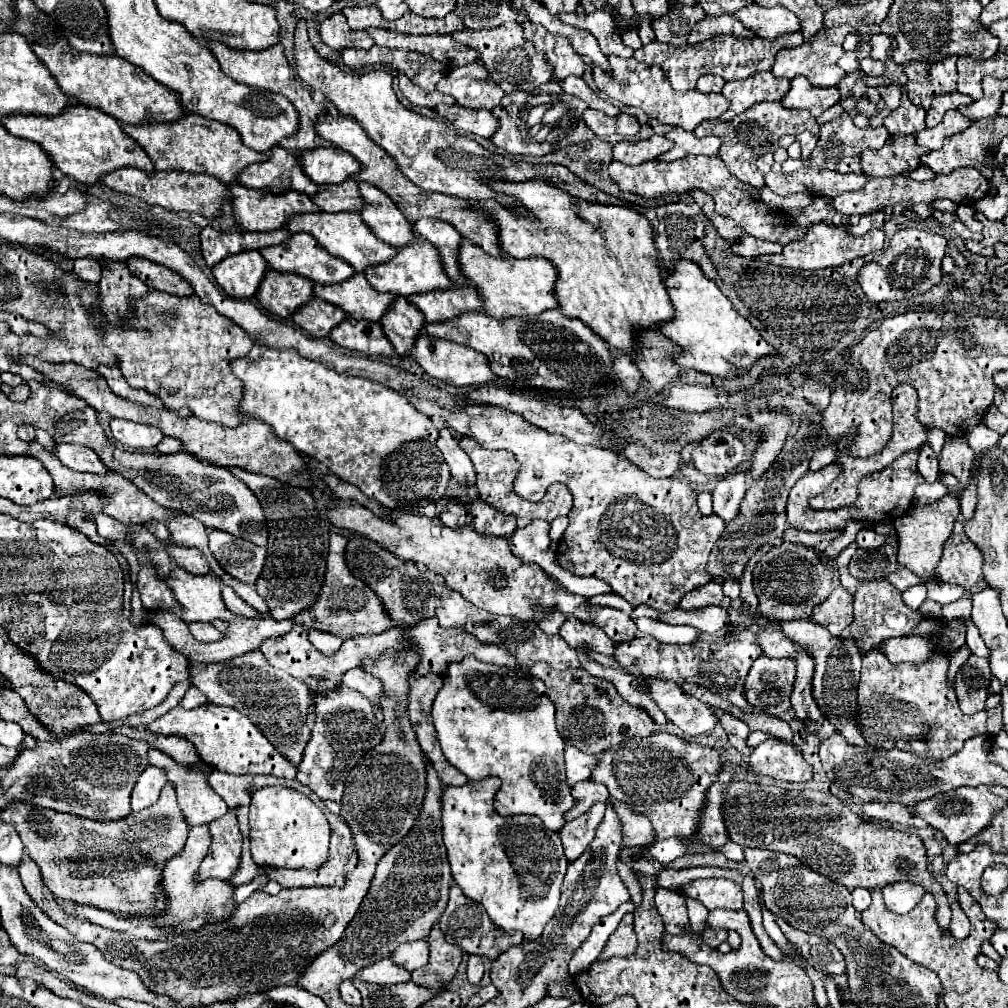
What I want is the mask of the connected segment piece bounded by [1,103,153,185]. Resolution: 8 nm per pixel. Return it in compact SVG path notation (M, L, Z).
M69 105L65 111L61 111L55 117L43 117L43 115L9 115L1 119L3 127L21 139L29 139L45 149L45 153L51 157L53 165L61 169L65 175L73 177L79 183L93 185L97 183L105 173L121 169L121 167L137 167L145 171L153 171L151 159L145 155L145 151L133 141L129 135L125 135L111 115L105 115L103 111L97 111L93 107L85 105Z

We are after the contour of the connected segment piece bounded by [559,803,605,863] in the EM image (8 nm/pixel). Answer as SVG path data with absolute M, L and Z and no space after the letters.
M597 803L587 813L583 813L577 819L573 819L571 823L567 823L561 829L559 837L561 837L561 843L565 847L565 857L569 857L569 863L575 861L577 857L581 857L581 853L593 841L595 829L597 829L597 825L603 819L603 811L605 811L605 805Z

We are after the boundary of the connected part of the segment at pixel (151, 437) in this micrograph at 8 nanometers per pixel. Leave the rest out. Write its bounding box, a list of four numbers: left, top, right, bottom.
[111,419,163,449]

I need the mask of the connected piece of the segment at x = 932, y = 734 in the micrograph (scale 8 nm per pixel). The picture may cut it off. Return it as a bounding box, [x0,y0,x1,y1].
[857,650,987,759]

